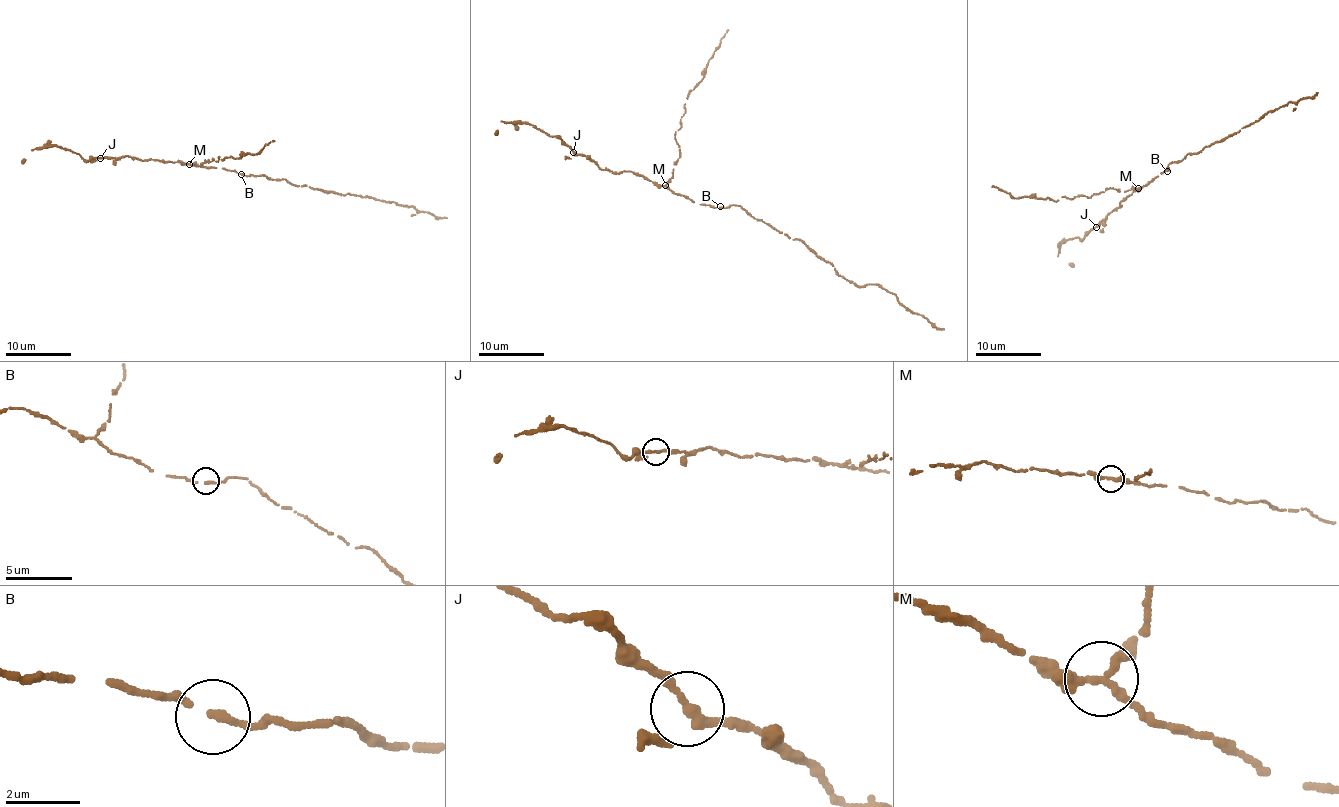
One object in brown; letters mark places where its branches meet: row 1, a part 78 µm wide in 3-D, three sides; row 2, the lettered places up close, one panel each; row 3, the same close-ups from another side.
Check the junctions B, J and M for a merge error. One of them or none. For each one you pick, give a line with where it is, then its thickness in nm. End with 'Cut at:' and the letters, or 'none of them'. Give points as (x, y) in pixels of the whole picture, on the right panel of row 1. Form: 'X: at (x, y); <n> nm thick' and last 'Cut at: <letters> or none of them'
M: at (1138, 188); 240 nm thick
Cut at: M

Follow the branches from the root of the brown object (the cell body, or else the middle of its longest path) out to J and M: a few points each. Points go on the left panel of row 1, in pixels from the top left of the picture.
J: (240, 173), (177, 161), (139, 160), (124, 155), (100, 158)
M: (240, 173), (223, 167), (189, 164)

